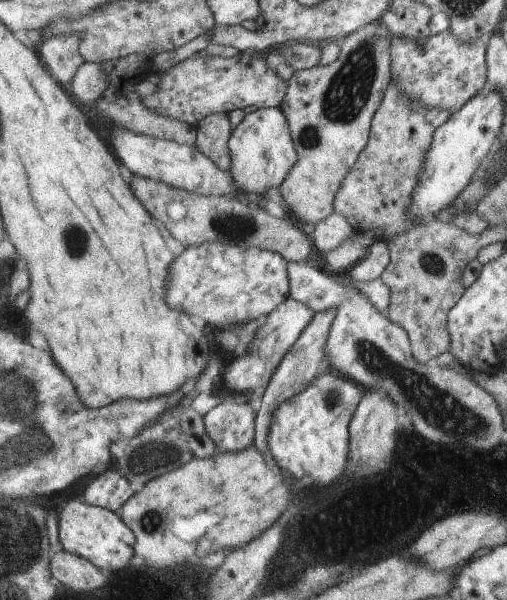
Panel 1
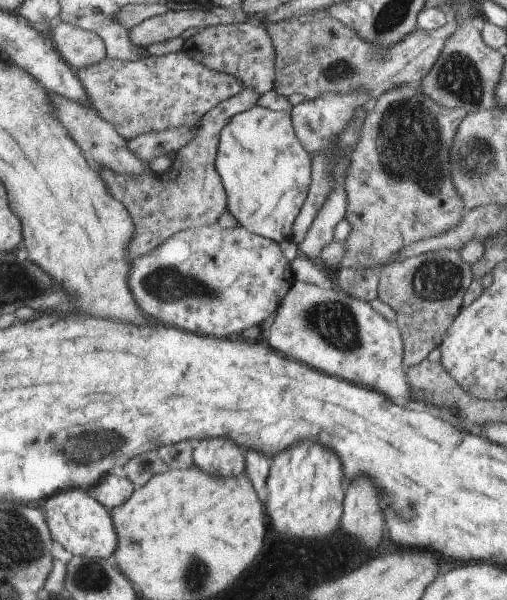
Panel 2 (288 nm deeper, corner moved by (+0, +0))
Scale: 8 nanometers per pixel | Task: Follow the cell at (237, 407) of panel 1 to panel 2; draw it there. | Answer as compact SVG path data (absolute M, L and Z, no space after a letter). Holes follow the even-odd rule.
M231 438L203 440L195 450L195 466L207 474L241 478L247 472L247 450Z

